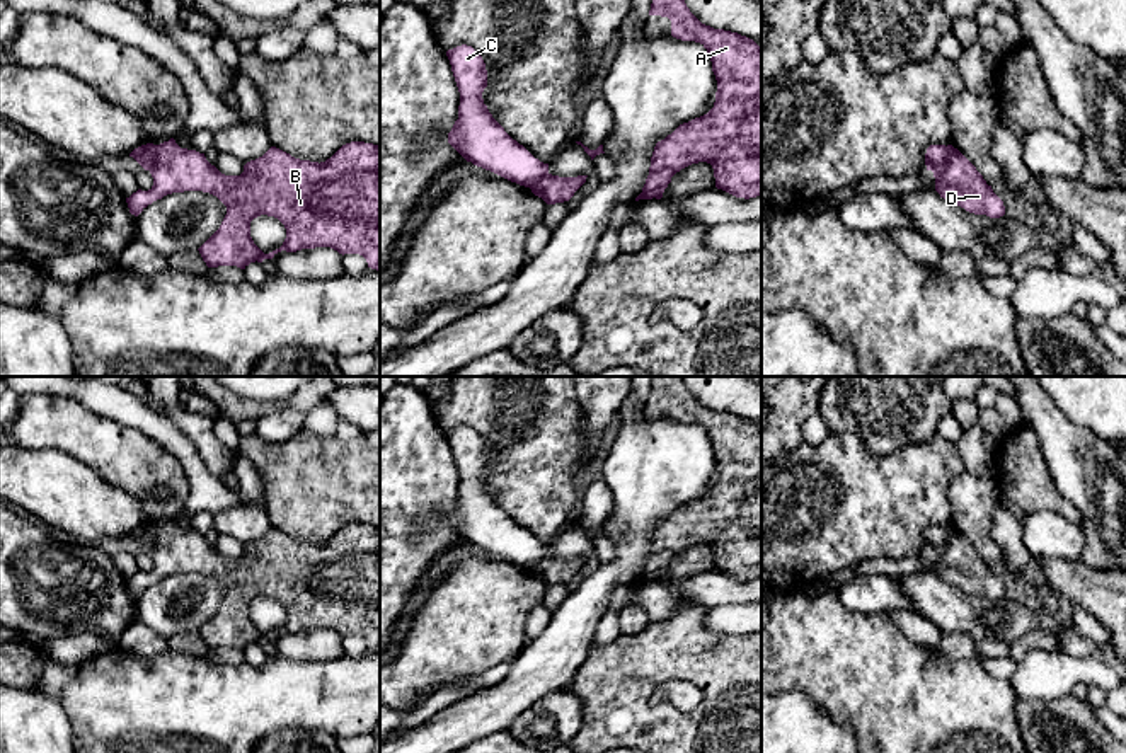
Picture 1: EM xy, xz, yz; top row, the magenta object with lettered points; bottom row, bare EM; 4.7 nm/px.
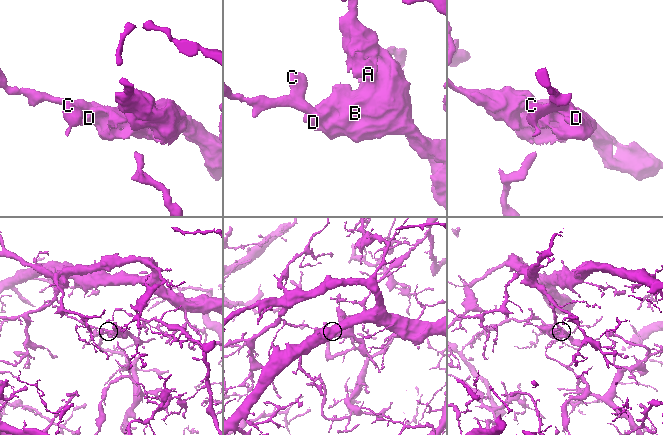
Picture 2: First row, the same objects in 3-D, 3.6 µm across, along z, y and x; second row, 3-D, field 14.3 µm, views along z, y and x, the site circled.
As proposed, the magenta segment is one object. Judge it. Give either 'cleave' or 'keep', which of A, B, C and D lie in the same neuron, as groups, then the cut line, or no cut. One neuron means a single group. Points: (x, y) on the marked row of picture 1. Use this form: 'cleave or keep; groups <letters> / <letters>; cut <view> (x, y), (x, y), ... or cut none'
cleave; groups A B D / C; cut yz (947, 147), (944, 166), (932, 171)

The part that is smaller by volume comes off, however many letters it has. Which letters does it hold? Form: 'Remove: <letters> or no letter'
Remove: A, B, D

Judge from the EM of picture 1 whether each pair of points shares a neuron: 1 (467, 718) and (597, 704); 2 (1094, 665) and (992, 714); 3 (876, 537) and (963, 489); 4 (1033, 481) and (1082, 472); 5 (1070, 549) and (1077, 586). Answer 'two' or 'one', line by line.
1: two
2: two
3: two
4: two
5: two

